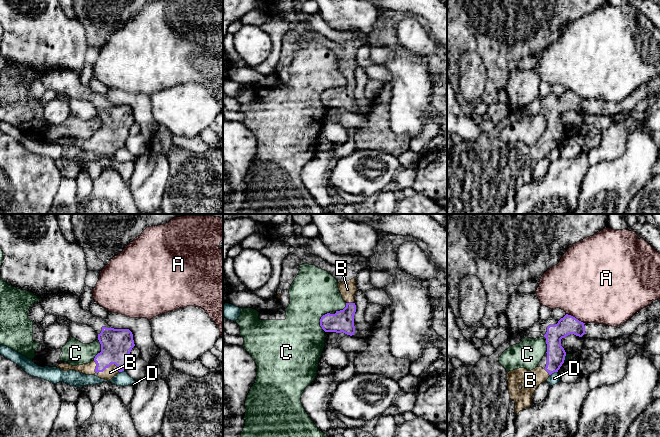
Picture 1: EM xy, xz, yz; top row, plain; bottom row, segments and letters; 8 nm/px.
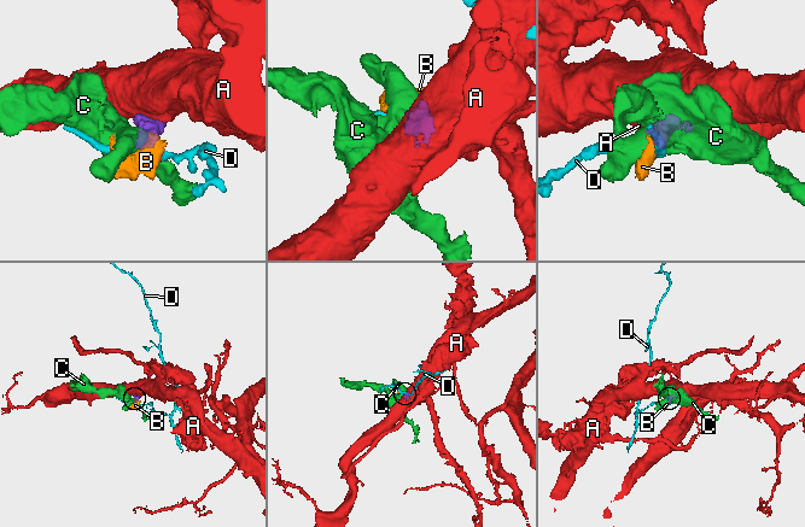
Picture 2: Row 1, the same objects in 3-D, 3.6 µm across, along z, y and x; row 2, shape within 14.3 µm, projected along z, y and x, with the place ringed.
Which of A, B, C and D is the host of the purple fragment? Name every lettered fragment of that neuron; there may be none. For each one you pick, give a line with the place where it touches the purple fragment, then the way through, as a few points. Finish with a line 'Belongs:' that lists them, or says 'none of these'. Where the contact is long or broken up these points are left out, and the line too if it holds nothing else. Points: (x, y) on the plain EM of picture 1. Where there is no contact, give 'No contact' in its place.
B: Touches purple at xy (110, 141). Path across: xy (116, 120), (110, 141), (110, 148)
Belongs: B

